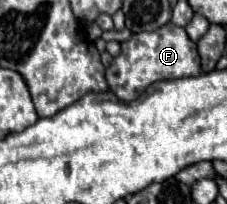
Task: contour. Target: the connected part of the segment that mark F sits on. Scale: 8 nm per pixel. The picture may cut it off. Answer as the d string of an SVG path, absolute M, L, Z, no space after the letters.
M168 22L166 26L158 28L156 32L142 32L134 34L130 40L122 42L122 52L118 58L112 60L112 64L106 70L106 80L110 90L124 102L136 100L144 90L166 78L186 78L186 76L198 76L200 74L200 58L196 44L190 42L184 28L174 26Z

